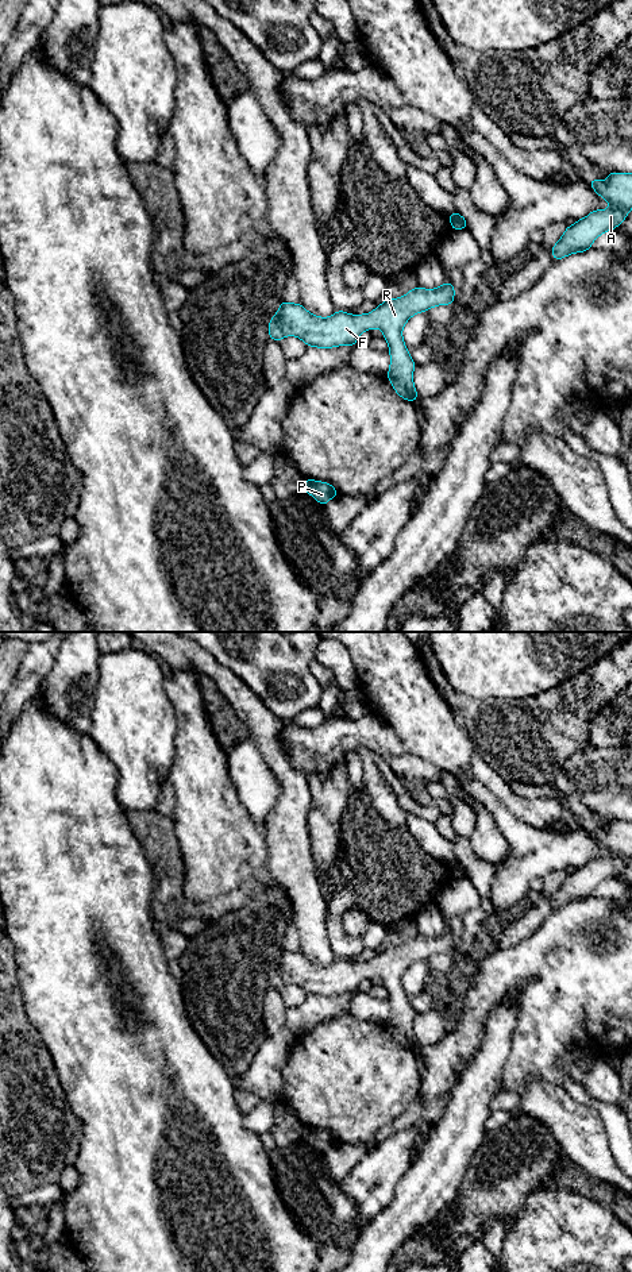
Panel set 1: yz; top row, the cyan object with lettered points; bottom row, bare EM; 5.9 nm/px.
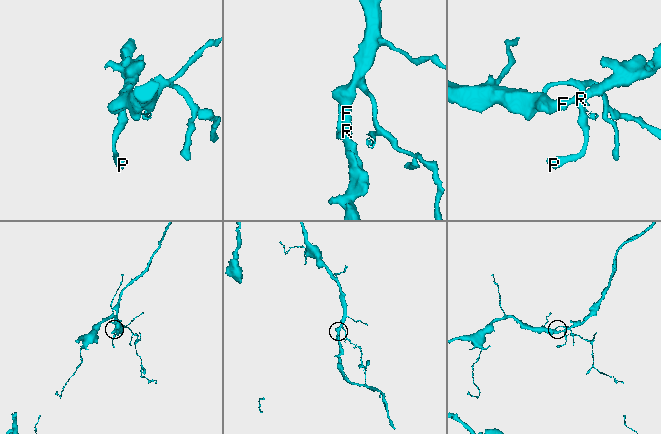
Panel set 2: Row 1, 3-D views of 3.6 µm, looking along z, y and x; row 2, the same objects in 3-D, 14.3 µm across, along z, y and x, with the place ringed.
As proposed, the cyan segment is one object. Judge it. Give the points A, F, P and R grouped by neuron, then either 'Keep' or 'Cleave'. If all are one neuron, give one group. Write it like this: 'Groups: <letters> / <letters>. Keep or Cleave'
Groups: A F P R. Keep

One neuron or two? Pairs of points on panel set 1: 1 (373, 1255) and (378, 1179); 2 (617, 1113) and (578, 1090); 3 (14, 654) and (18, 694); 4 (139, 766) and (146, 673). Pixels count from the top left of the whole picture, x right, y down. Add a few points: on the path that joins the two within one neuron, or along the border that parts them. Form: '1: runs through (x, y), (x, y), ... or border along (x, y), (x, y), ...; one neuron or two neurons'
1: border along (396, 1188), (394, 1198), (362, 1228); two neurons
2: runs through (608, 1113), (588, 1099); one neuron
3: border along (29, 646), (14, 678); two neurons
4: runs through (139, 743), (139, 696); one neuron

